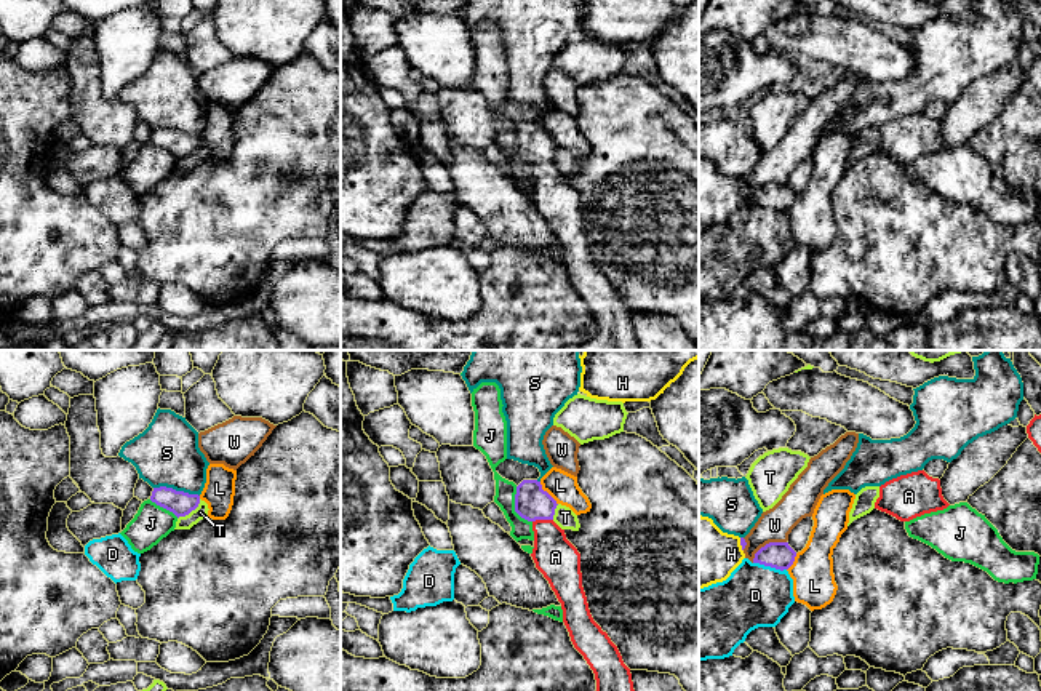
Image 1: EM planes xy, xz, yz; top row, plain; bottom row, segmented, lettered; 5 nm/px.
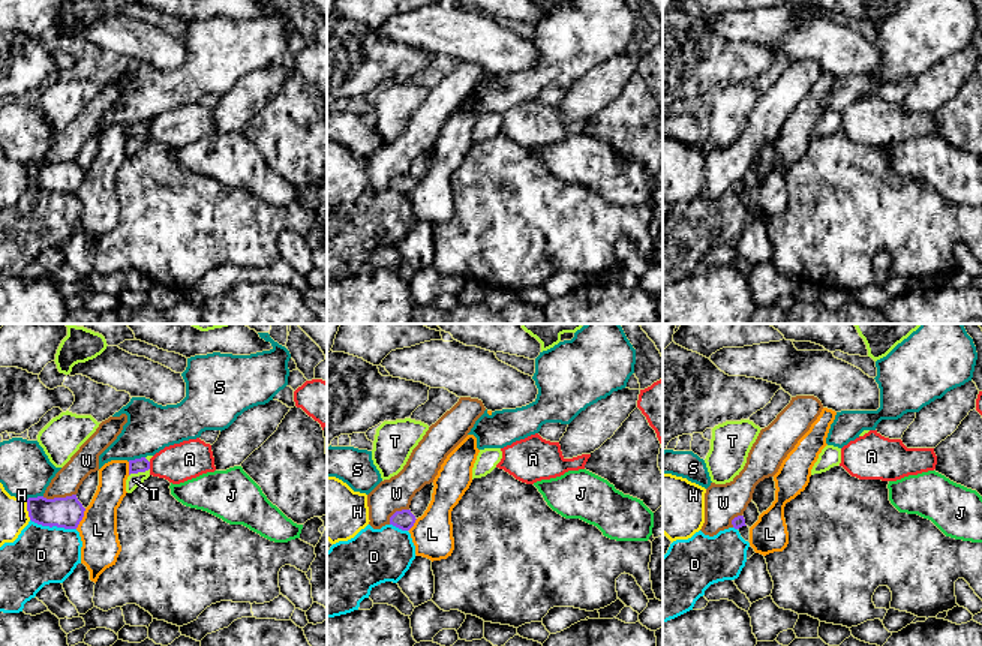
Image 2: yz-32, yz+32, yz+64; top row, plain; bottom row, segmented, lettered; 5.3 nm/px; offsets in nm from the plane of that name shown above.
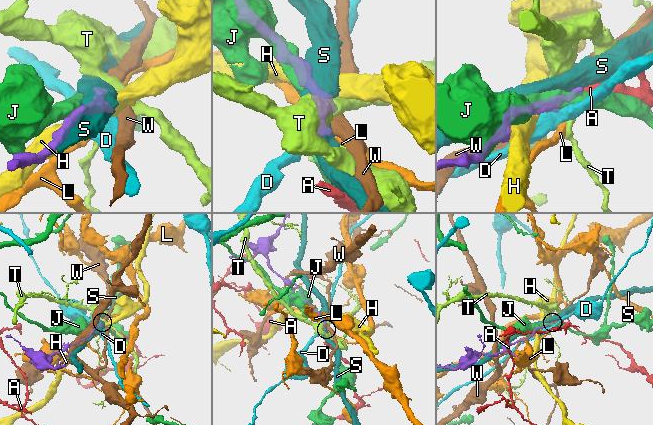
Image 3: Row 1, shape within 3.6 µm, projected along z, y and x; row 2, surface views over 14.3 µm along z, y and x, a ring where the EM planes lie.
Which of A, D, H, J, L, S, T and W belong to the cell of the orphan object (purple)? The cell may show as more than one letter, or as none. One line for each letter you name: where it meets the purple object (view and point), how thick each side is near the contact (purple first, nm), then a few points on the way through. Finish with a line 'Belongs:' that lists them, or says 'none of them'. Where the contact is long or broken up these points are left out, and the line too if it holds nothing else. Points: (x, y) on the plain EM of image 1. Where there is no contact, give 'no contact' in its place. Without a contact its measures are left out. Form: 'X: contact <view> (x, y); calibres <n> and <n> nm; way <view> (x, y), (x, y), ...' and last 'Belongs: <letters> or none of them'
A: contact xz (542, 160); calibres 180 and 220 nm
Belongs: A

